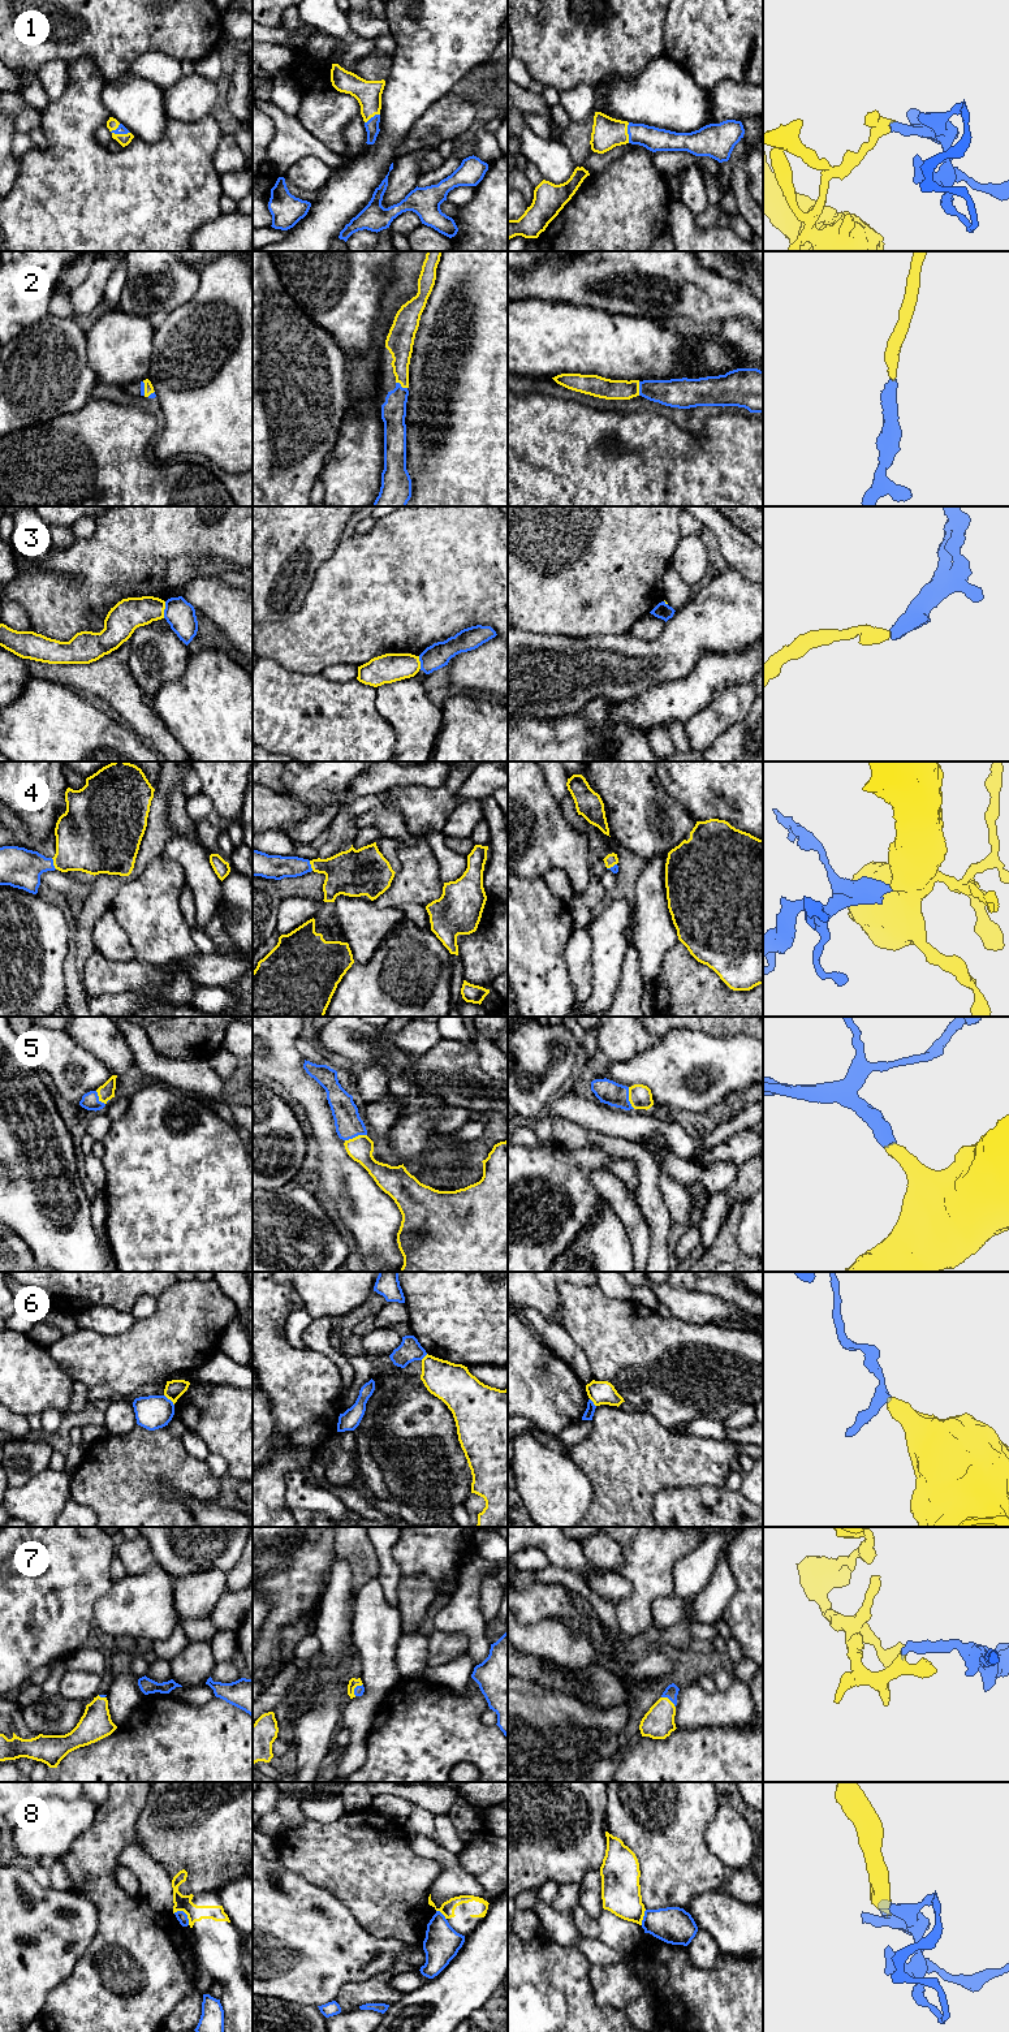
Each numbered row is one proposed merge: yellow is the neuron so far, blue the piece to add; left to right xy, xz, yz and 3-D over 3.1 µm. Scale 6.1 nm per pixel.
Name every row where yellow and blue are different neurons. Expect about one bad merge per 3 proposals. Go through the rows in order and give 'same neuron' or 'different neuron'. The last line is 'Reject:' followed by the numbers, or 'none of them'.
1: same neuron
2: same neuron
3: different neuron
4: same neuron
5: same neuron
6: different neuron
7: same neuron
8: different neuron
Reject: 3, 6, 8

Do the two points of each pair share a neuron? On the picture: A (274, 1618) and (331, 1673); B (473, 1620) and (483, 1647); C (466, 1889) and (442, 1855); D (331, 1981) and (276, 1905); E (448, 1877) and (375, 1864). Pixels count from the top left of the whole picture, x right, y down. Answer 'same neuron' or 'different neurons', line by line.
A: different neurons
B: same neuron
C: same neuron
D: same neuron
E: different neurons

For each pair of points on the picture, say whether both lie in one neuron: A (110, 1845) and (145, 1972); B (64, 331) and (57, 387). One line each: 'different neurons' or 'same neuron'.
A: same neuron
B: same neuron

